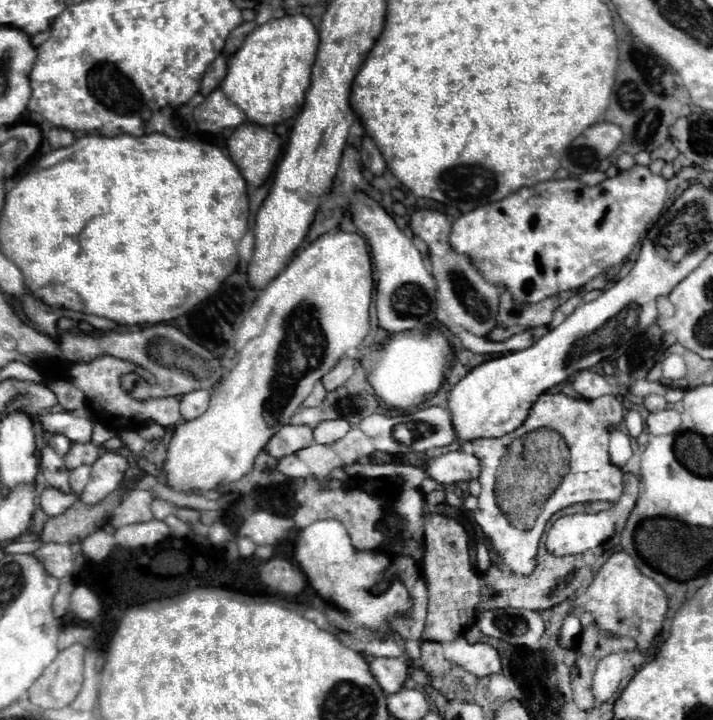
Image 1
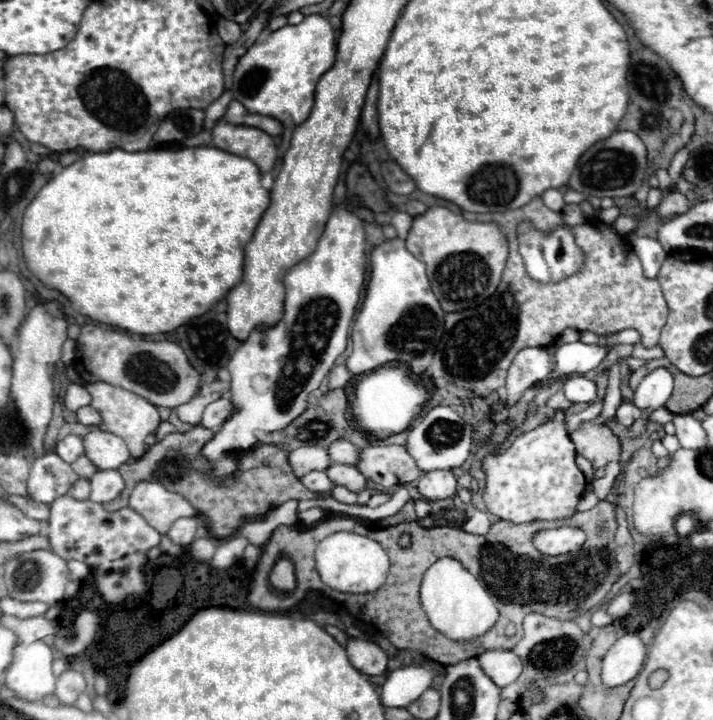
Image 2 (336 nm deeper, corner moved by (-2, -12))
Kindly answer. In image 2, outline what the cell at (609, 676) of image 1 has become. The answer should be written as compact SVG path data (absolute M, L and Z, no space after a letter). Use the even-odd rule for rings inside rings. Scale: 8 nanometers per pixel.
M625 632L617 638L617 642L609 648L603 658L601 680L607 688L621 686L635 678L645 662L645 646L637 638L637 634Z

